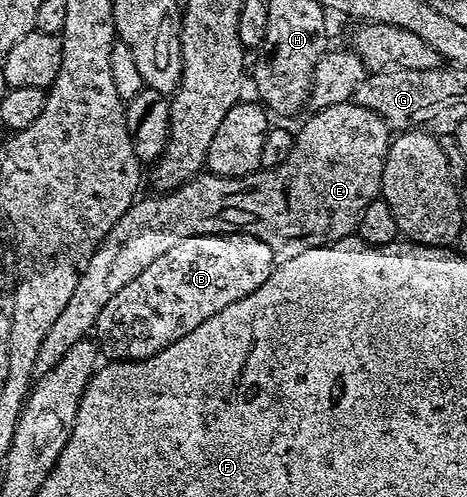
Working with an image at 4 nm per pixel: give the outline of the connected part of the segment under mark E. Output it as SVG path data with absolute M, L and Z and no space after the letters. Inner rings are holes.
M352 101L323 107L314 110L312 114L313 116L301 128L296 128L293 151L287 157L287 161L280 163L278 167L258 169L252 171L250 175L241 175L238 179L212 173L198 173L183 185L176 187L173 191L153 193L150 199L144 199L144 197L138 198L133 206L127 209L127 213L123 213L123 217L119 217L119 221L115 221L115 225L107 233L107 237L103 237L103 241L97 246L97 251L91 253L91 261L87 261L87 269L83 269L83 273L79 277L79 285L75 285L75 293L71 293L71 297L67 300L67 305L64 307L63 313L59 313L59 318L55 320L55 325L51 325L51 329L47 329L47 337L43 337L43 343L39 345L33 365L34 372L38 376L46 375L65 356L67 349L71 349L71 345L75 345L81 339L86 338L96 328L99 313L103 313L103 305L107 305L107 301L111 301L111 297L115 297L115 293L119 293L119 289L123 289L123 285L128 285L129 282L135 281L135 277L139 277L139 273L143 273L143 269L147 269L147 265L151 265L151 261L155 261L158 257L163 257L163 253L167 253L167 249L179 245L179 241L183 241L187 237L199 237L200 235L250 235L267 244L278 260L299 257L299 253L303 253L307 249L315 249L316 247L322 247L340 239L350 238L356 232L357 222L363 213L363 209L367 209L367 205L371 205L371 201L378 199L381 194L383 165L389 152L391 132L389 126L379 116L371 113L371 109L363 109L358 103Z

